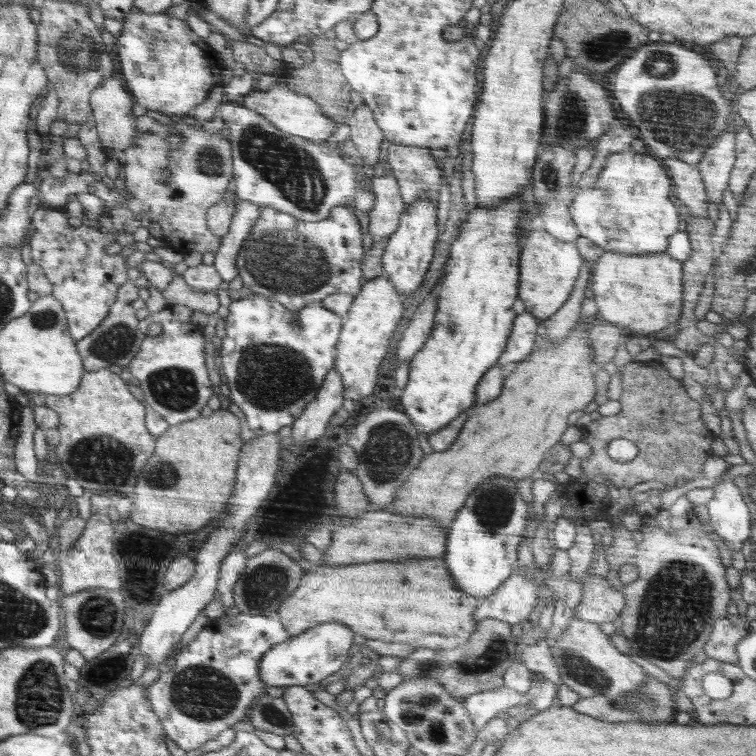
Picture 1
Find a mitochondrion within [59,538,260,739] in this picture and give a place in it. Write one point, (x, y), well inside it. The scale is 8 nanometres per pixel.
(190, 696)

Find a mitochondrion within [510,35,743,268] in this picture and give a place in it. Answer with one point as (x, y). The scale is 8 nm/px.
(685, 120)

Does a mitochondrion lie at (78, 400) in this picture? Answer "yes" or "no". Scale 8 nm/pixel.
no

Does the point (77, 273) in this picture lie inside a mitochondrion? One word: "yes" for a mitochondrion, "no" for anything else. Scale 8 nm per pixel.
yes

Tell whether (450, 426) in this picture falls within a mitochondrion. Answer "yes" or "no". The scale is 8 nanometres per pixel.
no

